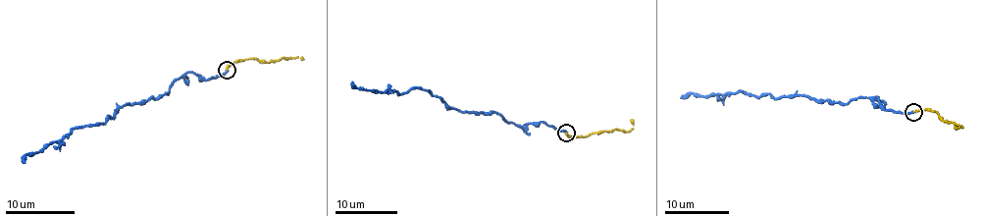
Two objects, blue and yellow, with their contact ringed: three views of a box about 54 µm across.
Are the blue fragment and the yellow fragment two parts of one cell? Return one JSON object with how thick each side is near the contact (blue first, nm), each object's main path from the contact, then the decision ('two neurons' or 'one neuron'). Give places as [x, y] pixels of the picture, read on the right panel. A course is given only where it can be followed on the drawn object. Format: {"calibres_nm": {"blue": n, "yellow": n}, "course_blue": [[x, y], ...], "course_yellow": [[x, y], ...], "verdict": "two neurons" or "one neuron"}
{"calibres_nm": {"blue": 220, "yellow": 180}, "course_blue": [[914, 112], [881, 108], [873, 96], [841, 103], [796, 94], [759, 98], [738, 90], [680, 97]], "course_yellow": [[914, 112], [926, 109], [933, 111], [943, 121], [962, 127], [955, 126]], "verdict": "one neuron"}

